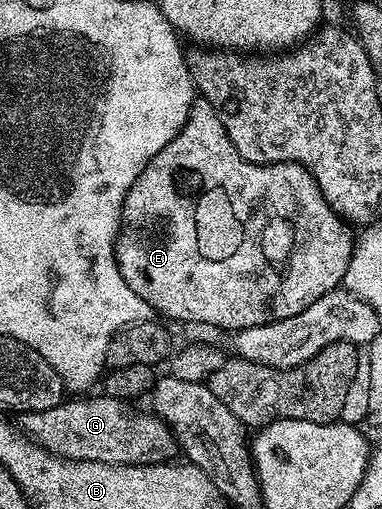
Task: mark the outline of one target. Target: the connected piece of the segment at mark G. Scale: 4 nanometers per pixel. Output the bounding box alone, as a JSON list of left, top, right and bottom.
[19,395,178,465]

